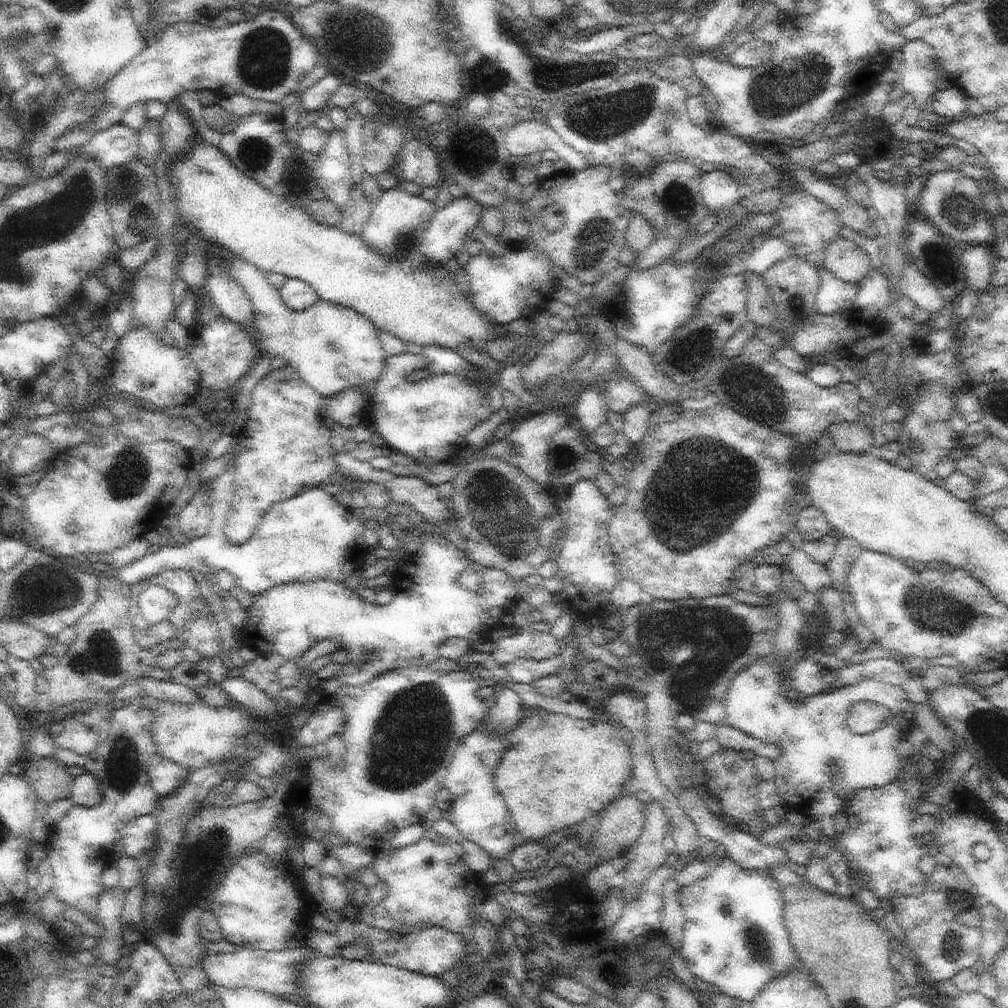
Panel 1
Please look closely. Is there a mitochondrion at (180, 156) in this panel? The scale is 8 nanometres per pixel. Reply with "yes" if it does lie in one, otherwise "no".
no

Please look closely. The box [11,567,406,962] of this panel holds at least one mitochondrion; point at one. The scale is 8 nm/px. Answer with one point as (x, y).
(205, 859)

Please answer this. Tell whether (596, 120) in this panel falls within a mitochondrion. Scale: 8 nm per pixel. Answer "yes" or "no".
yes

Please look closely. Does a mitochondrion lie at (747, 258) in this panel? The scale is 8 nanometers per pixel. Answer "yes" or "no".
no

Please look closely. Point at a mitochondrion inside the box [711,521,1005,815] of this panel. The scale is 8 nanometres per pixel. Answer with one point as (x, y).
(933, 611)

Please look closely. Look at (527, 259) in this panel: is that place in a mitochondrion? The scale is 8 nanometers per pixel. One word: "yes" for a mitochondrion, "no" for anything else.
no

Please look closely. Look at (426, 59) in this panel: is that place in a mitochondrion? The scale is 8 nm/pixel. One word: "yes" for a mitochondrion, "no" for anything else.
no

